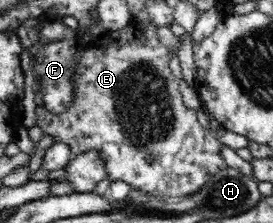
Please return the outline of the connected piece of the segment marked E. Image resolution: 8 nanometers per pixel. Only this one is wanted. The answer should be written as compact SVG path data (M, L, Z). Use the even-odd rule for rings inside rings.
M132 19L129 25L117 31L105 31L96 36L92 42L84 43L84 50L80 53L78 59L80 59L80 62L76 69L78 74L76 75L76 92L74 93L76 100L74 104L66 112L60 113L59 115L52 114L42 105L35 107L37 126L42 129L43 135L53 138L53 143L57 142L69 146L69 152L71 152L73 156L86 151L95 150L101 153L101 157L103 157L105 161L103 163L103 166L105 166L105 177L109 177L110 180L124 181L131 186L133 191L141 191L142 193L151 194L153 196L166 195L167 198L191 197L192 195L197 195L197 193L201 191L201 188L209 183L209 178L212 175L229 167L225 163L223 156L221 156L222 147L216 135L201 125L199 120L197 120L197 112L195 109L185 106L185 101L183 101L181 92L179 92L177 79L171 72L171 67L169 66L169 60L171 59L169 50L161 43L157 32L155 32L155 25L152 22L145 24Z

